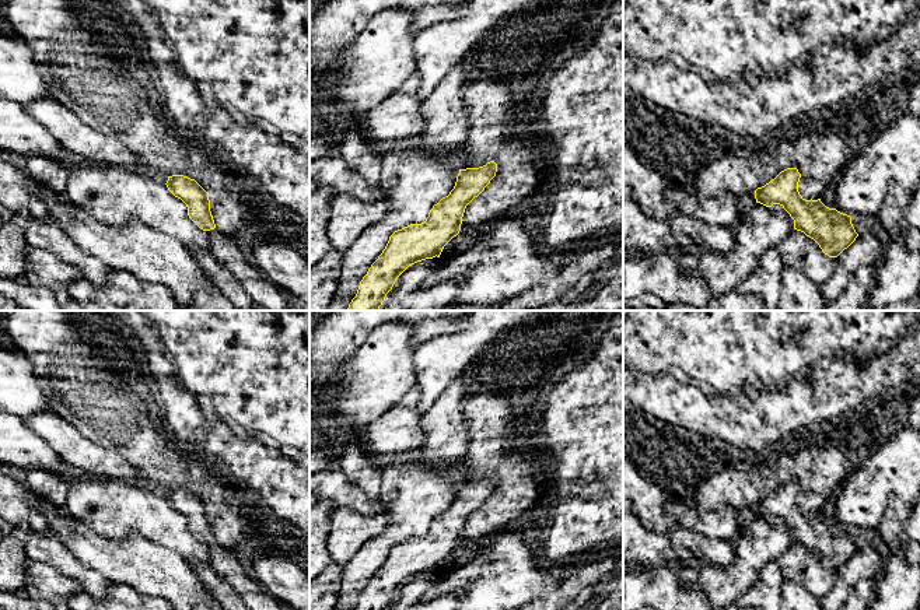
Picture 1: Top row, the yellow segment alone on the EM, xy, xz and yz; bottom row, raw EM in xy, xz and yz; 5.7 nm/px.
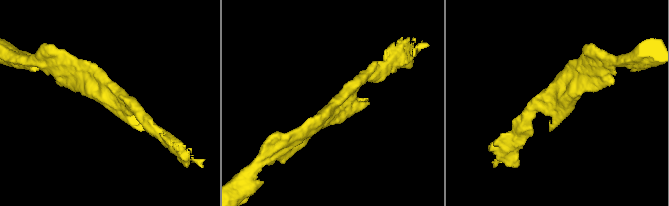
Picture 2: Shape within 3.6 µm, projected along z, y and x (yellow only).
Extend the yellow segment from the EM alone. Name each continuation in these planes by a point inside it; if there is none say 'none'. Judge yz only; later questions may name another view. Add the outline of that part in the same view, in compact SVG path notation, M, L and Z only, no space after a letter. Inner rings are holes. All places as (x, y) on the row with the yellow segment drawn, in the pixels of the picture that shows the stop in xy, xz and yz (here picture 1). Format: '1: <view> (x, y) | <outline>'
none

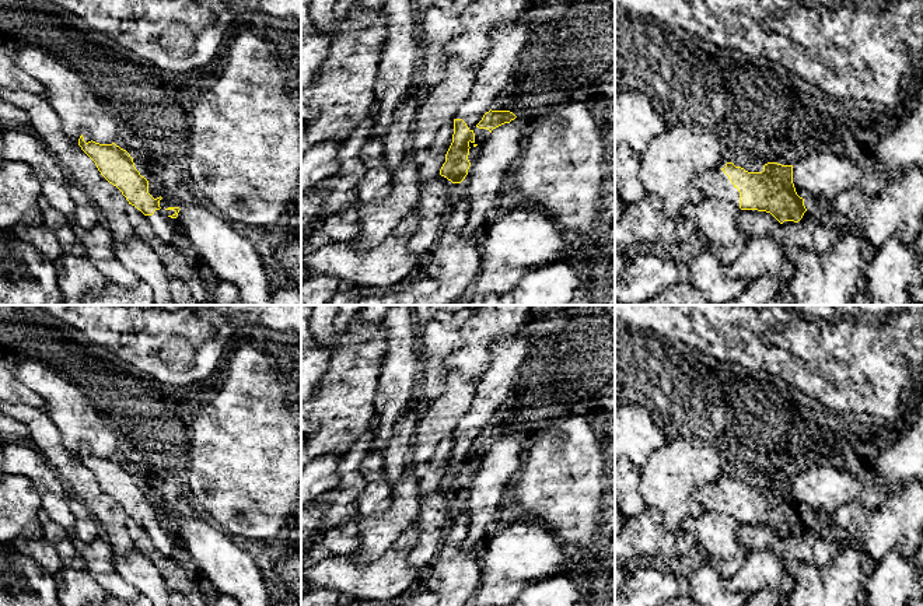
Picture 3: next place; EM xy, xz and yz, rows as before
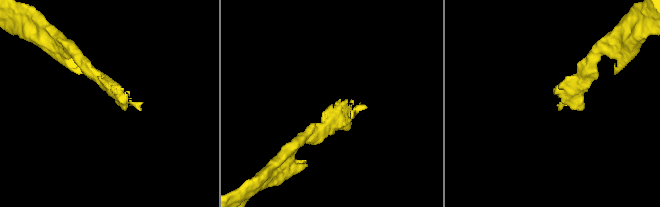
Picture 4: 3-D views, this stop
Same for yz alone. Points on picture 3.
1: yz (713, 184) | M719 167L700 175L695 185L703 192L705 197L716 197L740 207L738 189Z

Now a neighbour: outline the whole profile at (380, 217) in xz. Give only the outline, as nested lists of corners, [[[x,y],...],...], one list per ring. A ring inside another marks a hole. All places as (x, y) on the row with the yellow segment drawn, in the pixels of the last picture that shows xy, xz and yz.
[[[409,153],[401,162],[388,195],[360,204],[361,230],[352,239],[354,246],[368,249],[378,245],[408,214],[416,210],[420,193],[422,179],[417,174],[417,162]]]

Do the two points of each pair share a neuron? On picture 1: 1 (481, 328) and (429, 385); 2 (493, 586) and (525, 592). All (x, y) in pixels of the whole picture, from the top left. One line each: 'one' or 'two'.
1: one
2: one

